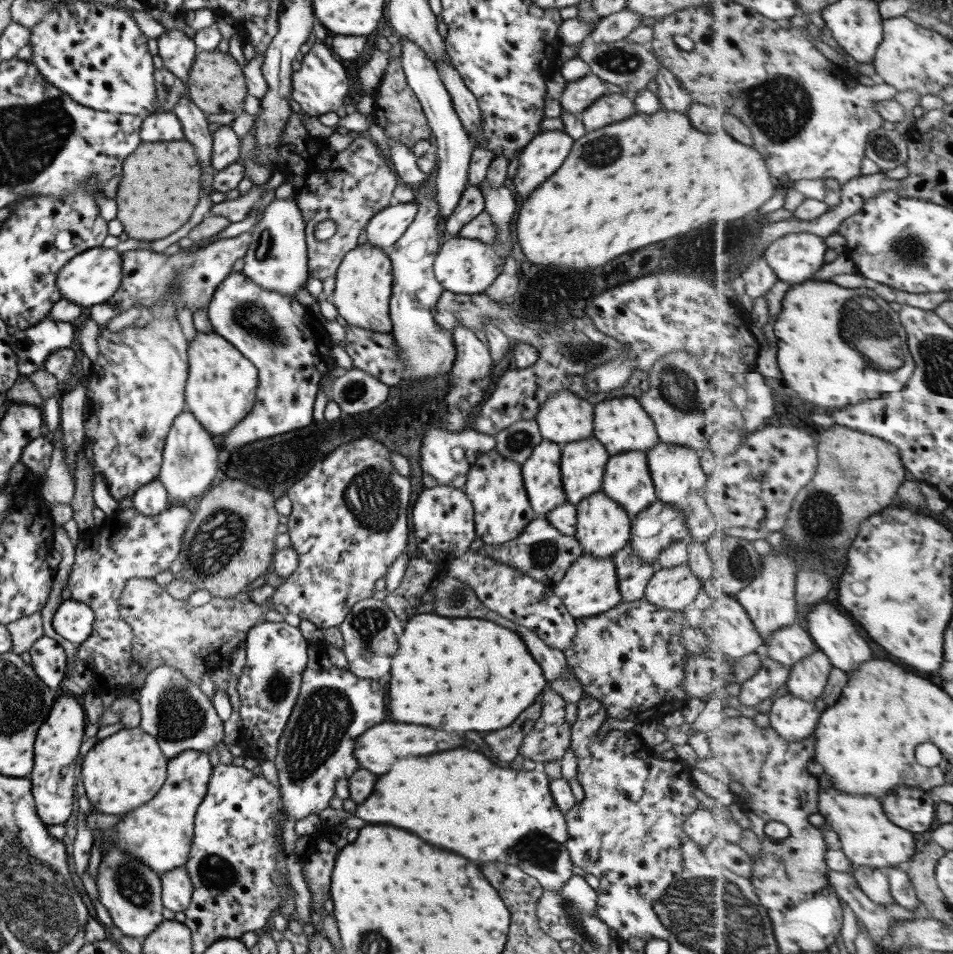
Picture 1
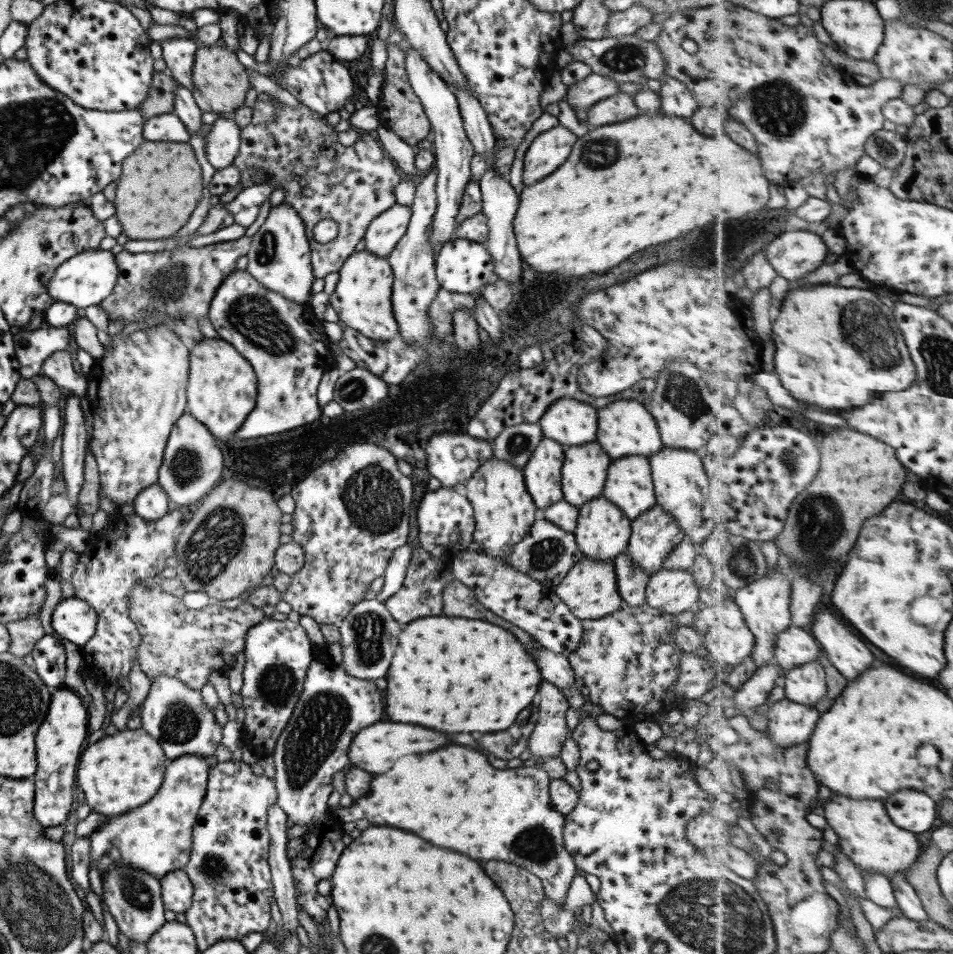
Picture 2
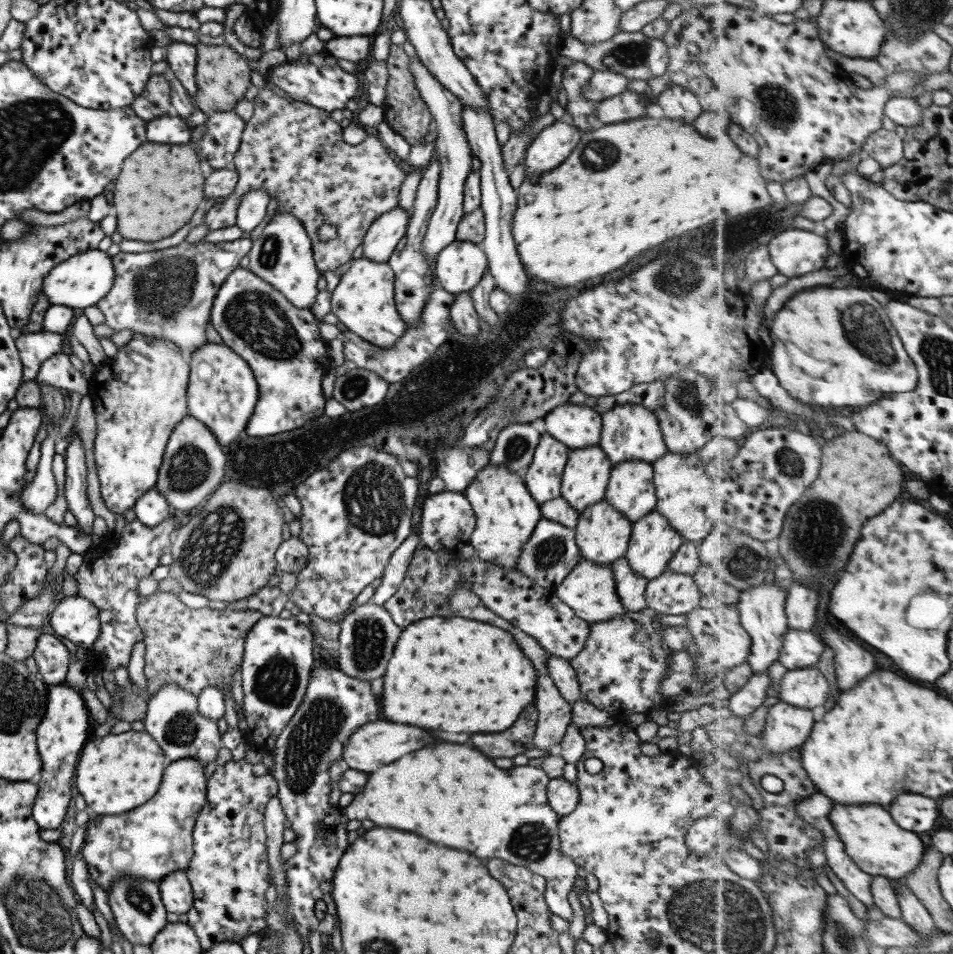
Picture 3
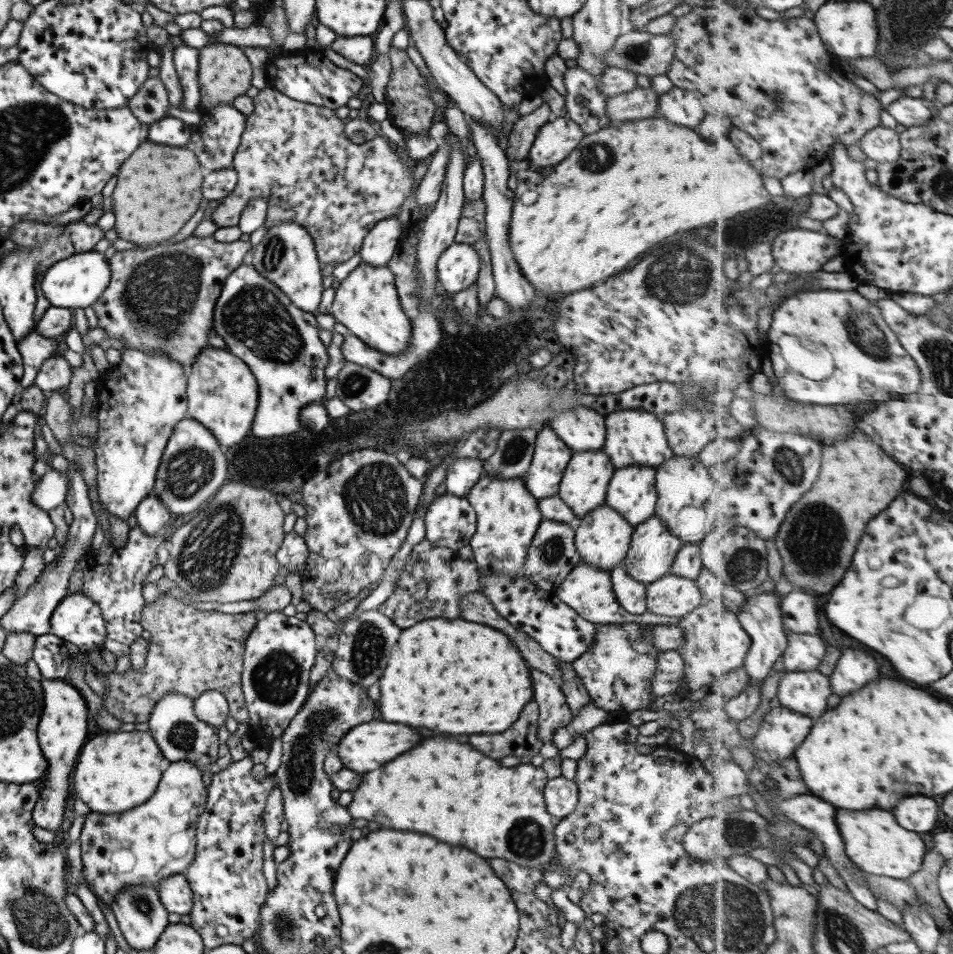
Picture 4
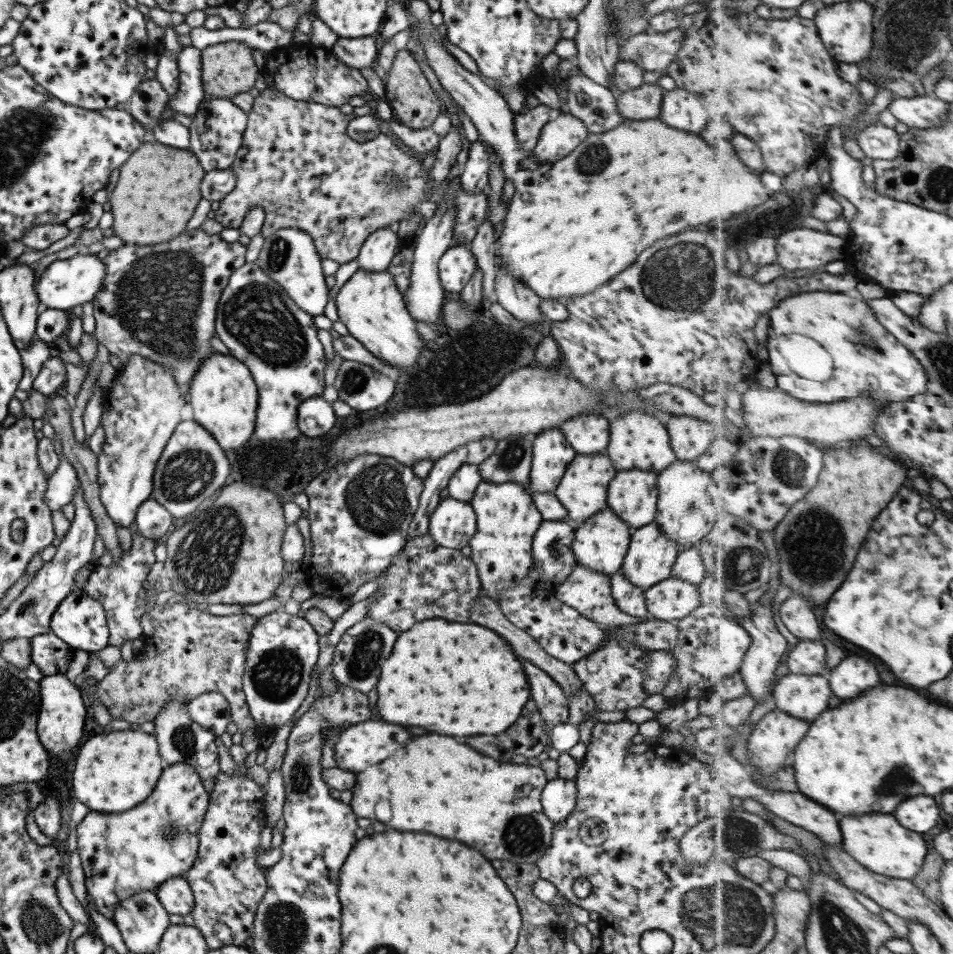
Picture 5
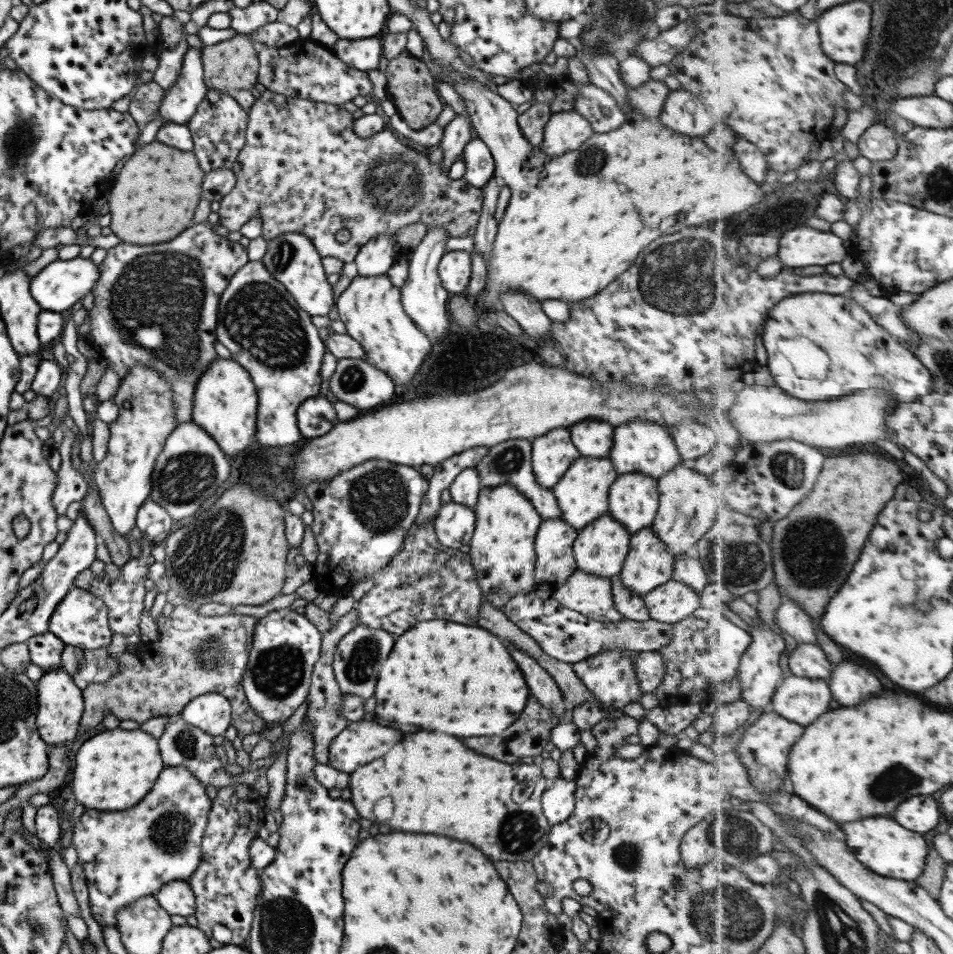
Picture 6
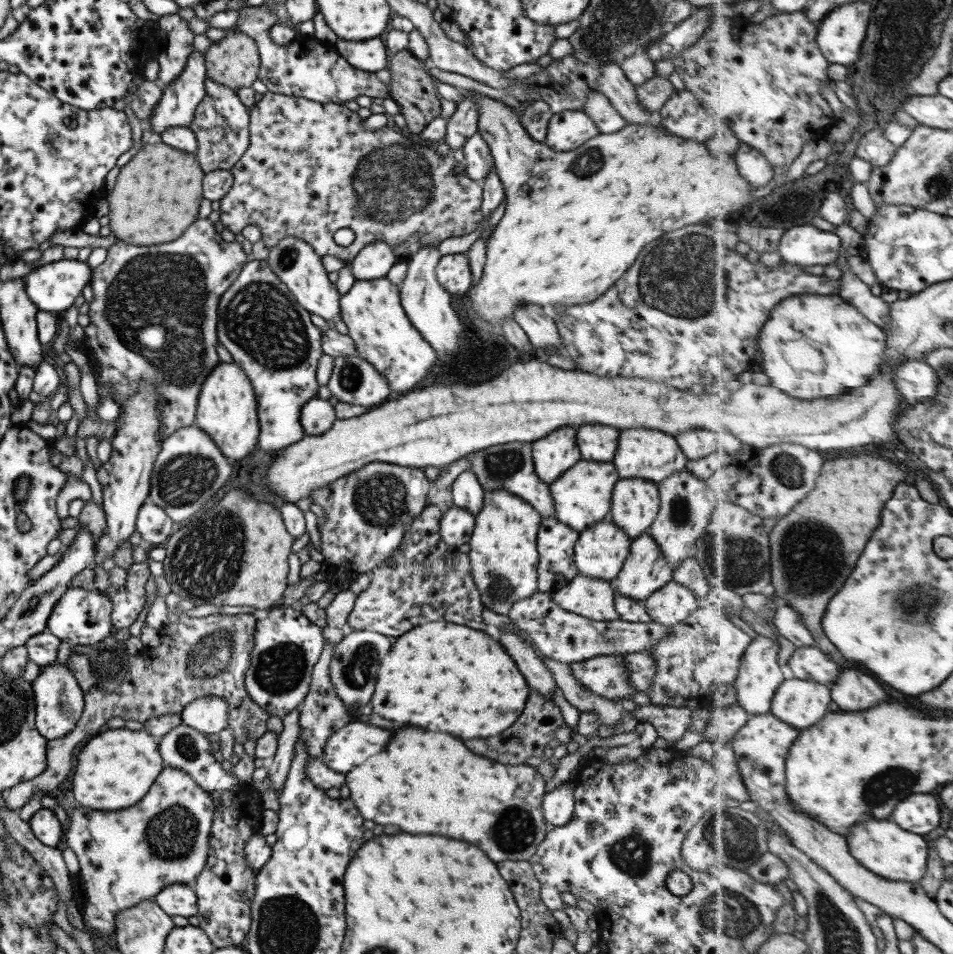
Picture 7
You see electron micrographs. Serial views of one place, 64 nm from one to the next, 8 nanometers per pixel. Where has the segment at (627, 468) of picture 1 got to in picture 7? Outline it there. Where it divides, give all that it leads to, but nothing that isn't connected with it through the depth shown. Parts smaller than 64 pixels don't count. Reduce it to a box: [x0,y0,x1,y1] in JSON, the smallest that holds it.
[608,479,659,540]

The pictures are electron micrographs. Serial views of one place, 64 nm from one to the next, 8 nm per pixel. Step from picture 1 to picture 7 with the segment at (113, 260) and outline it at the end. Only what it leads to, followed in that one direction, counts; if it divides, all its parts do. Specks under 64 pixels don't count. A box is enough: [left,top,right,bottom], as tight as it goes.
[23,259,92,314]

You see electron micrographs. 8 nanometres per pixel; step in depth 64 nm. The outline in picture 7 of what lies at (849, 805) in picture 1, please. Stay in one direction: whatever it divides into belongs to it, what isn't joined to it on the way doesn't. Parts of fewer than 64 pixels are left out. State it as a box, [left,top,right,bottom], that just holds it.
[847,818,932,883]

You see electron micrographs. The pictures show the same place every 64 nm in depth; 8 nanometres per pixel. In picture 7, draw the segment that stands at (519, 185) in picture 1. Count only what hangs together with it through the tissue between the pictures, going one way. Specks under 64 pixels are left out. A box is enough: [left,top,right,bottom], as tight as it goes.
[545,110,599,152]

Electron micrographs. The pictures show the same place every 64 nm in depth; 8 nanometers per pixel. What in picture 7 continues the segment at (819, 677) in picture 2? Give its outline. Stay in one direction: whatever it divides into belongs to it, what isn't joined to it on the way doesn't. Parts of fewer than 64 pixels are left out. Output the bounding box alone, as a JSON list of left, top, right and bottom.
[771,676,833,730]

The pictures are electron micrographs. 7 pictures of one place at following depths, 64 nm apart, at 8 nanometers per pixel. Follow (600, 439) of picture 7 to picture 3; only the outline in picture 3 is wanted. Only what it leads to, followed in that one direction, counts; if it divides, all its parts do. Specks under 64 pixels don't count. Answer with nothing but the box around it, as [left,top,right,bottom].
[542,404,600,450]

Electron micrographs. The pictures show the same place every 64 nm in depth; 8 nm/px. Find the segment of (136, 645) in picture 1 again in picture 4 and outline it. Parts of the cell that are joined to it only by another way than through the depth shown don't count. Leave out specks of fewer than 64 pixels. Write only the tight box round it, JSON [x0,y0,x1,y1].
[103,593,255,725]

